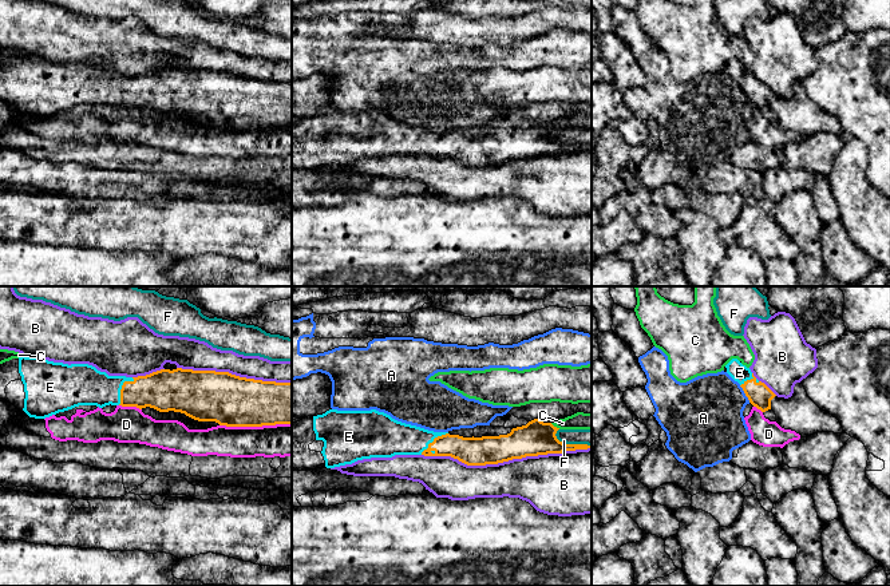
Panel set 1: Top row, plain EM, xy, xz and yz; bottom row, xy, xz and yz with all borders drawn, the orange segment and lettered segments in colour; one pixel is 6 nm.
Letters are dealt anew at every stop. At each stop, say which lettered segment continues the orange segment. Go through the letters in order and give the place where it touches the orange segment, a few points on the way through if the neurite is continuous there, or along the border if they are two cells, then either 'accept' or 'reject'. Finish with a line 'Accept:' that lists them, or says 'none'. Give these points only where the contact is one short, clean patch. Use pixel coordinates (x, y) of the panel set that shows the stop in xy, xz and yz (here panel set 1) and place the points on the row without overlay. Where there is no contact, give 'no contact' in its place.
A: yz (744, 92) | reject
B: xz (506, 161) | reject
C: xz (556, 127) | reject
D: xy (254, 126) | reject
E: xy (122, 88) | across xy (163, 90), (122, 88), (94, 88), (80, 84) | accept
F: xz (572, 145) | reject
Accept: E

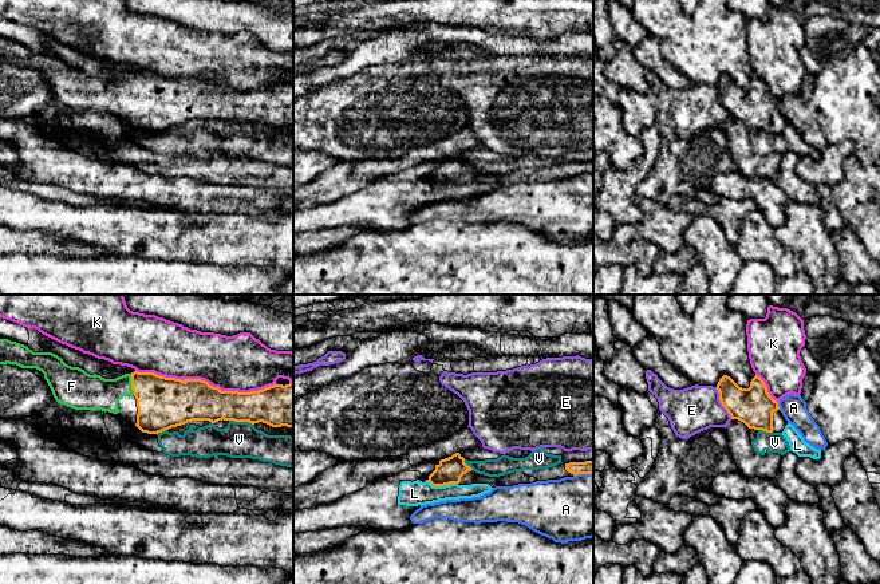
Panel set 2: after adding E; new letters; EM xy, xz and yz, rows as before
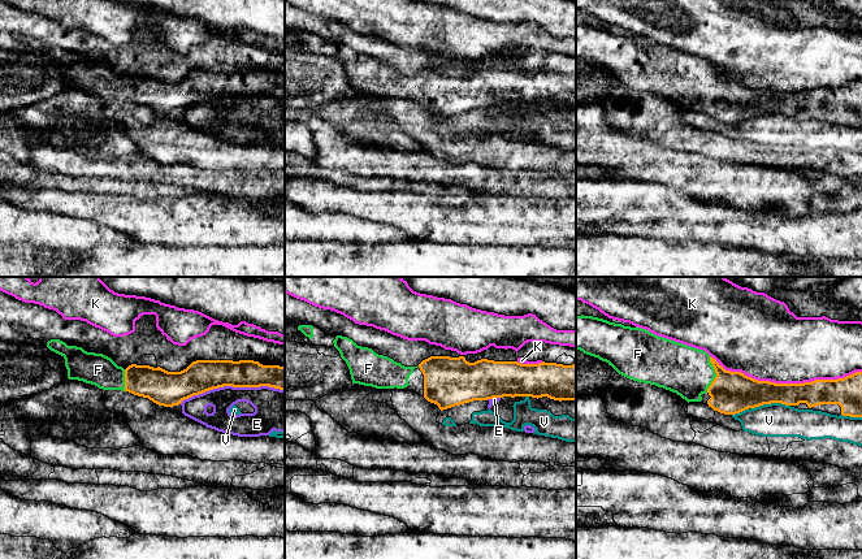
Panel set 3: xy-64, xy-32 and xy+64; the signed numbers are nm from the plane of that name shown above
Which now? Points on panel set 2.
A: yz (778, 106) | reject
E: yz (721, 102) | reject
F: xy (131, 85) | across xy (162, 102), (148, 87), (131, 85), (110, 91), (91, 91) | accept
K: xy (206, 82) | reject
L: xz (442, 185) | along xz (426, 180), (433, 185), (457, 184) | reject
V: xy (241, 121) | reject
Accept: F

